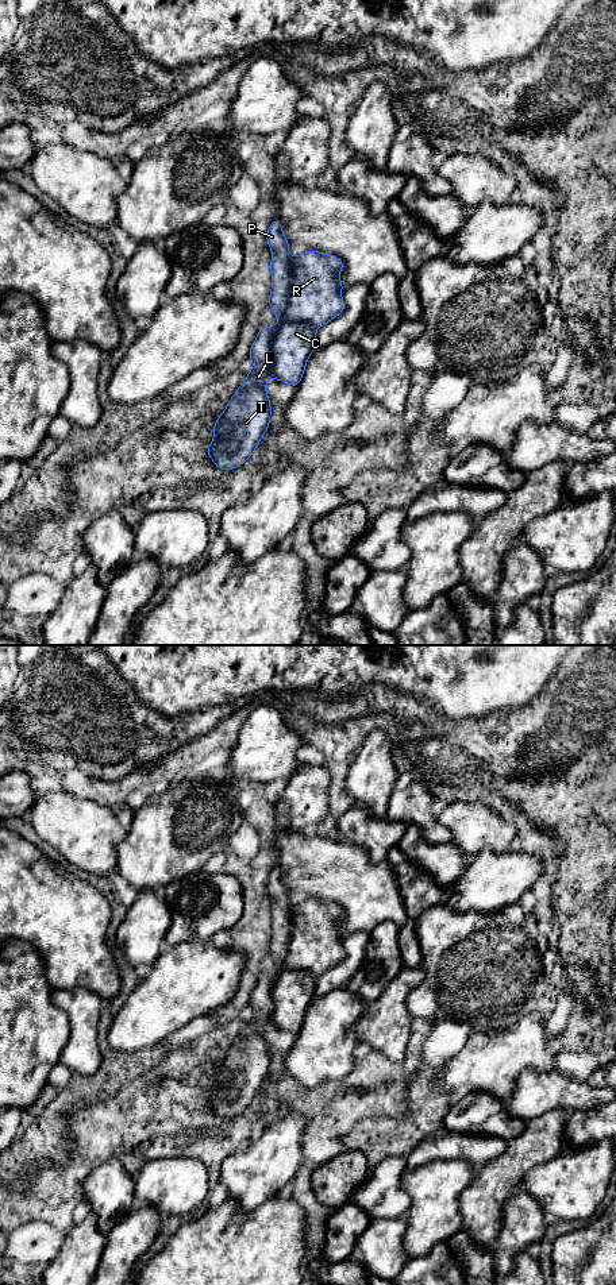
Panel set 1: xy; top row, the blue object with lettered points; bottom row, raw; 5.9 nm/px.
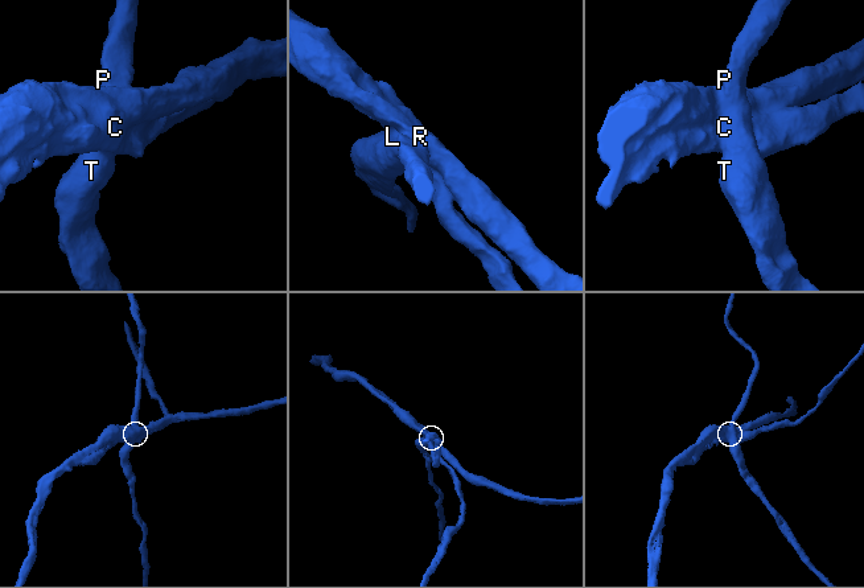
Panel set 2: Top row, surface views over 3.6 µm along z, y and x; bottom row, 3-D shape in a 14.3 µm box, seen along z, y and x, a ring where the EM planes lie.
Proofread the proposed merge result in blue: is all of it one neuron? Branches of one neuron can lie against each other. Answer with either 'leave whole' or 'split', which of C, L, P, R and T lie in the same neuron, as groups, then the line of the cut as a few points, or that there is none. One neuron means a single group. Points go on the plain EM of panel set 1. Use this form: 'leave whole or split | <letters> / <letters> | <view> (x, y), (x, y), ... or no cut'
split | C R / L P T | xy (293, 906), (285, 967), (273, 986), (272, 1025)

